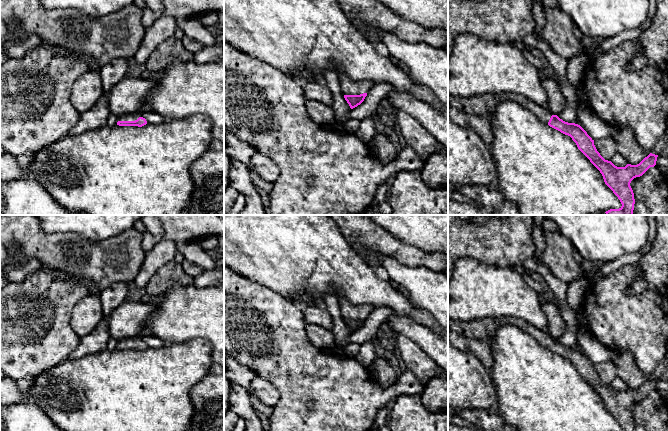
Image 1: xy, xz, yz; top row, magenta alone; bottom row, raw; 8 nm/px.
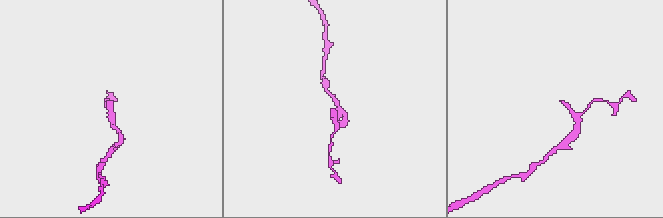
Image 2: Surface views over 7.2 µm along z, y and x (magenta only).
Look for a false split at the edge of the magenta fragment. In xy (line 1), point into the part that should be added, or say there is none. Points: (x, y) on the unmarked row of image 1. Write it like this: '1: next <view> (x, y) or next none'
1: next xy (130, 340)

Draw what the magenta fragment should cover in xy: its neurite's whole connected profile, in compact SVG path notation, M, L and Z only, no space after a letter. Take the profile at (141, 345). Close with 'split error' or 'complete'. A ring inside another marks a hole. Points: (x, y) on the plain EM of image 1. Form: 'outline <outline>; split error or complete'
outline M143 334L135 337L122 338L118 340L117 349L119 350L138 350L142 351L147 348L143 341Z; split error

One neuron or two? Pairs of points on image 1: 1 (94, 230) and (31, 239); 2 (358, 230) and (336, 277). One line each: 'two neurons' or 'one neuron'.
1: two neurons
2: two neurons

